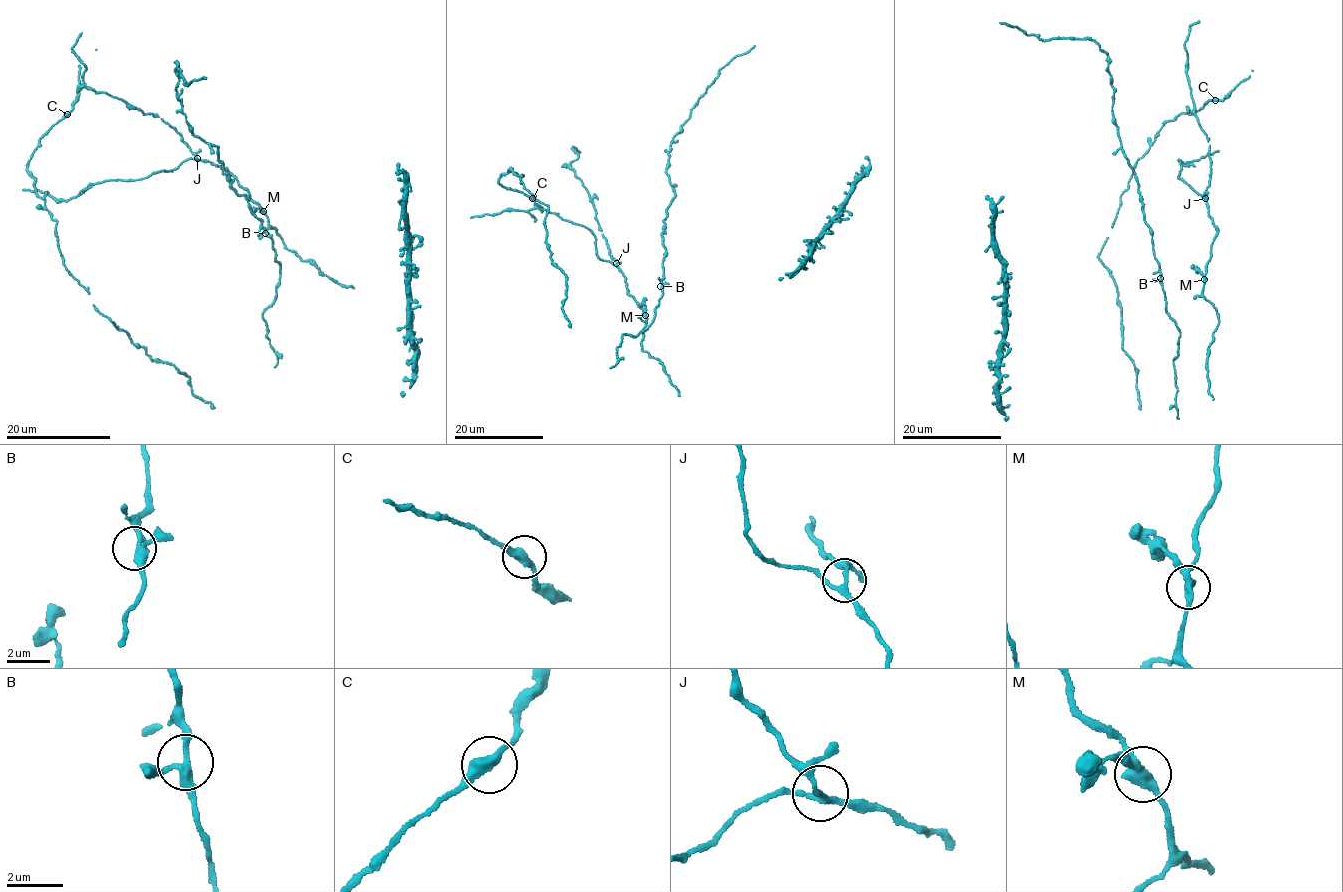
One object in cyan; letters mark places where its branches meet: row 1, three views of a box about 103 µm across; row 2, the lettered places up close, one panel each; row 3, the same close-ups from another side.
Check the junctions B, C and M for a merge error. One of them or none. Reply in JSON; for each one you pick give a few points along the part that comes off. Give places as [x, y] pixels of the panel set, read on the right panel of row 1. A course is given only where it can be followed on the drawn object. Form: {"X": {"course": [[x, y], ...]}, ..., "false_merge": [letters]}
{"false_merge": []}

